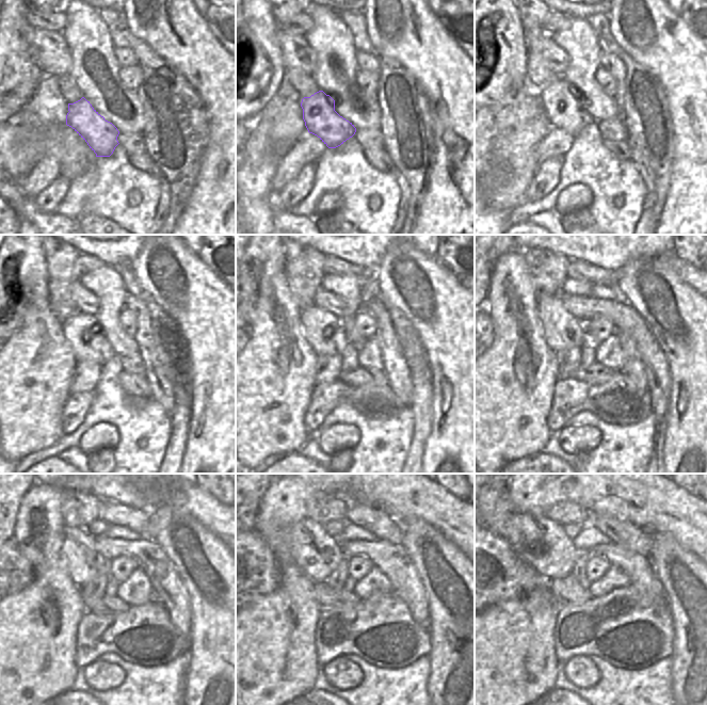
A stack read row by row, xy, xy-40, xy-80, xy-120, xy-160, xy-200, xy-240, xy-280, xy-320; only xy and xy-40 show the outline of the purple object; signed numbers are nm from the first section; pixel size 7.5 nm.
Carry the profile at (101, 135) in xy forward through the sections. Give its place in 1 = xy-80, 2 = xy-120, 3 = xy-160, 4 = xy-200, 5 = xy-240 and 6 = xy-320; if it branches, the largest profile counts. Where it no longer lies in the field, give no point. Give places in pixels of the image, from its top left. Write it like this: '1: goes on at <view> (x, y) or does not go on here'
1: goes on at xy-80 (562, 102)
2: goes on at xy-120 (83, 332)
3: goes on at xy-160 (323, 331)
4: goes on at xy-200 (561, 330)
5: goes on at xy-240 (82, 561)
6: goes on at xy-320 (542, 543)

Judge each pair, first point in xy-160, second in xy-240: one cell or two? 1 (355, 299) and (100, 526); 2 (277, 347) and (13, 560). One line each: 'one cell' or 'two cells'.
1: one cell
2: two cells

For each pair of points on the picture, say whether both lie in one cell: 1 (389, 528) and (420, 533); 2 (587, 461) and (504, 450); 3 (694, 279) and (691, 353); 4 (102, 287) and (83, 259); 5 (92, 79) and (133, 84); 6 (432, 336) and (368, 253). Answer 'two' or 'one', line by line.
1: two
2: two
3: two
4: two
5: two
6: two

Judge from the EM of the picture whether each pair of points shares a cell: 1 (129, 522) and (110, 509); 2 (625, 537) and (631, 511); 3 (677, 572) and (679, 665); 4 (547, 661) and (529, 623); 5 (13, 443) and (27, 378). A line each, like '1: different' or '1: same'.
1: same
2: different
3: same
4: same
5: same

